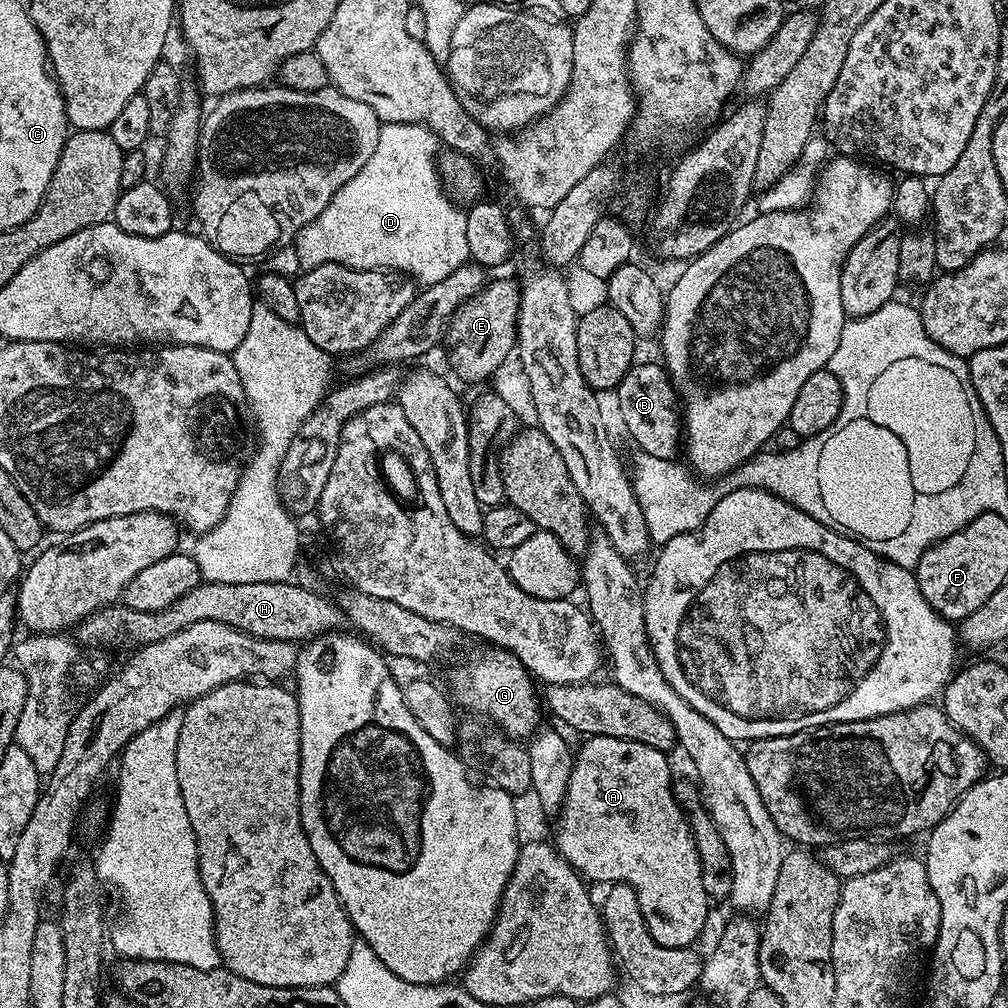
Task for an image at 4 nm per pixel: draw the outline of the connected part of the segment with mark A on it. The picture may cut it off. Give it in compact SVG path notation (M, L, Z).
M590 736L583 741L585 744L578 748L572 762L572 773L570 774L570 784L566 790L564 805L560 808L556 824L556 840L554 847L559 852L560 857L568 863L571 868L575 868L585 881L593 882L597 880L603 886L611 885L613 882L628 884L634 893L635 903L638 905L639 915L646 929L647 935L656 944L657 949L667 950L670 948L690 948L697 942L700 931L704 928L704 923L708 920L708 904L710 897L708 890L702 886L702 866L698 858L696 842L692 837L692 826L688 823L685 809L676 798L674 791L674 775L668 769L669 757L665 753L654 750L654 746L642 746L642 742L630 742L622 738L610 738L609 736Z

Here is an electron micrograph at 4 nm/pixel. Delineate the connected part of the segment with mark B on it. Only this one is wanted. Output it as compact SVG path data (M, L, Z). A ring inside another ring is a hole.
M633 363L614 389L620 420L639 451L654 454L654 458L676 460L676 451L682 448L682 412L678 407L676 389L672 387L672 379L663 363L640 363Z

